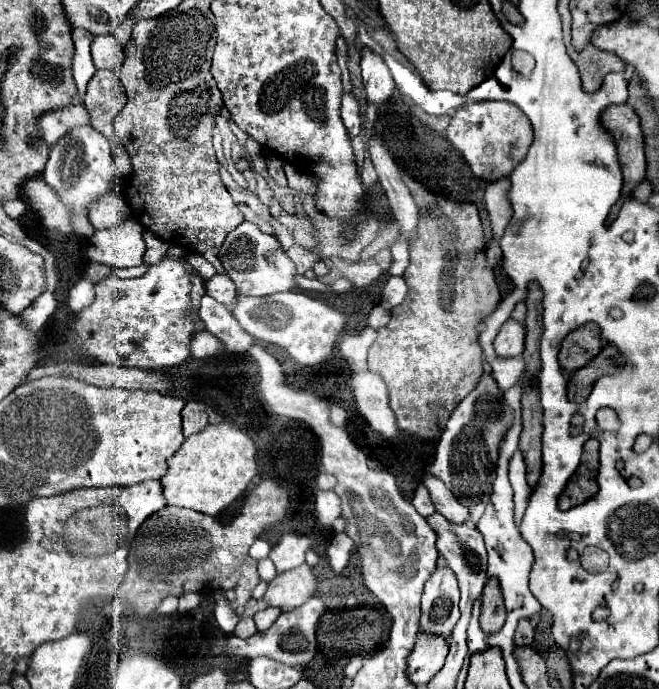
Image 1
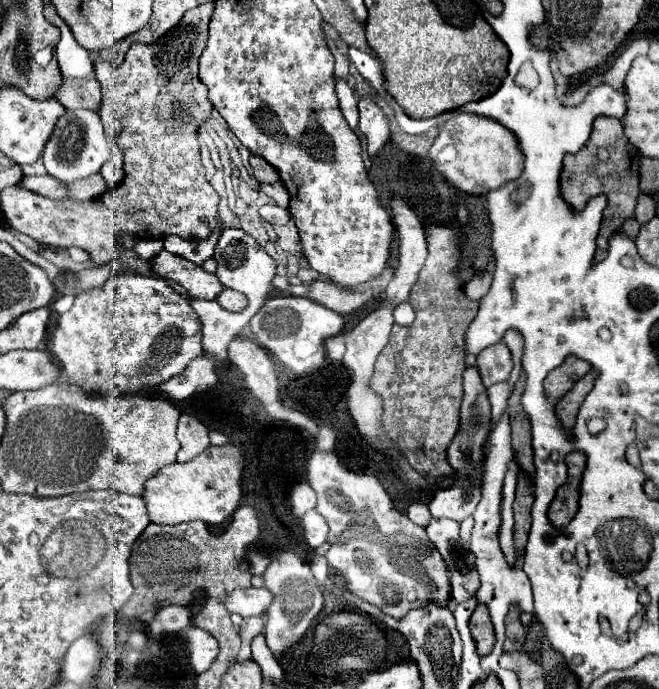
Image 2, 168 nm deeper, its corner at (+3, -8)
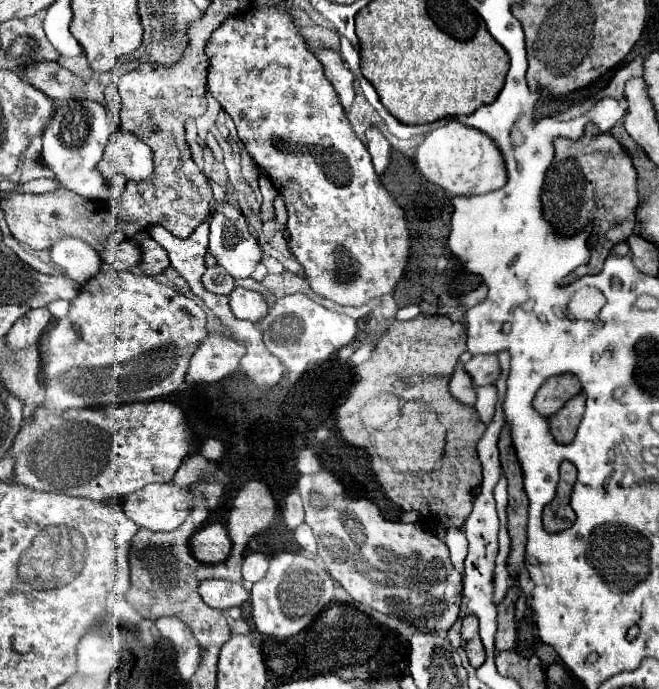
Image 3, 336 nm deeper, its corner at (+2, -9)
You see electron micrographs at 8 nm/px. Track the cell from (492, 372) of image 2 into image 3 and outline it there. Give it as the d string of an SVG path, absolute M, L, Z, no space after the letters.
M493 354L473 356L463 368L471 376L475 386L495 384L497 374L499 374L499 362L497 362L497 356L493 356Z

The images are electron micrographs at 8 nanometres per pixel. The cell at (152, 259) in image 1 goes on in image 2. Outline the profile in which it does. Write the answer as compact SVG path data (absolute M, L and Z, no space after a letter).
M165 249L152 260L151 270L156 275L180 285L192 299L212 301L224 289L216 275L206 273L200 265L192 265Z

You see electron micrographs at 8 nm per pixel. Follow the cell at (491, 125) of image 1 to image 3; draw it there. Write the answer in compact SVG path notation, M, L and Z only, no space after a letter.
M451 120L445 126L429 132L417 146L413 164L417 174L441 186L451 196L487 194L491 190L503 188L507 180L505 162L501 160L497 146L489 142L489 136L481 136L481 132L475 132L475 128L457 124L457 120Z

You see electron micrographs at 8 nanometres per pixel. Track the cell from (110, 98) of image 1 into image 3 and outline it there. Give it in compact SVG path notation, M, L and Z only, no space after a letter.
M31 62L23 66L25 80L49 98L69 100L83 88L83 82L73 72L61 68L57 62Z

